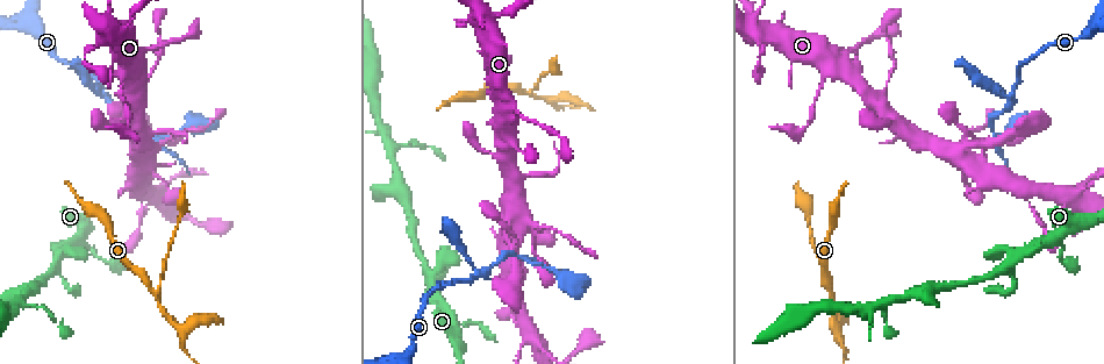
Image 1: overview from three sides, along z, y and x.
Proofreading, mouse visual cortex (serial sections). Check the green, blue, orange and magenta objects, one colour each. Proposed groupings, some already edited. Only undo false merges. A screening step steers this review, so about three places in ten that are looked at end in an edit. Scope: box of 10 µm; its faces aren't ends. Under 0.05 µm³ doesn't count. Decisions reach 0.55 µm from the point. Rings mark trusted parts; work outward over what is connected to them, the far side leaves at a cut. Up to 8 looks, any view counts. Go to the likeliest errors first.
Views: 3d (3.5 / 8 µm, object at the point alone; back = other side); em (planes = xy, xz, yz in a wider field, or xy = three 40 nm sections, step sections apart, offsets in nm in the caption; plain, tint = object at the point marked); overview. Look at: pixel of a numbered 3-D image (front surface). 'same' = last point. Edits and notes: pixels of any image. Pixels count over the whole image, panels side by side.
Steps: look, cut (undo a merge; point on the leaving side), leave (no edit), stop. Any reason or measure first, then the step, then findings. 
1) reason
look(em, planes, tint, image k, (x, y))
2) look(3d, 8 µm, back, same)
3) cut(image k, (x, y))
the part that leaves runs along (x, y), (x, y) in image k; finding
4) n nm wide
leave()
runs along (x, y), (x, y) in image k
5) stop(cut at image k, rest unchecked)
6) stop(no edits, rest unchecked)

side arm on a straight run
look(em, planes, tint, image 1, (156, 292))

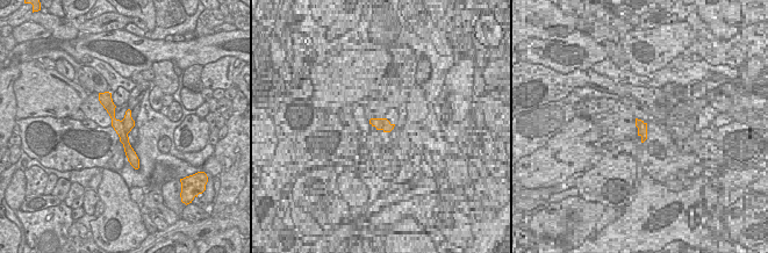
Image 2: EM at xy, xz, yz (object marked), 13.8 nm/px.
look(3d, 3.5 µm, same)

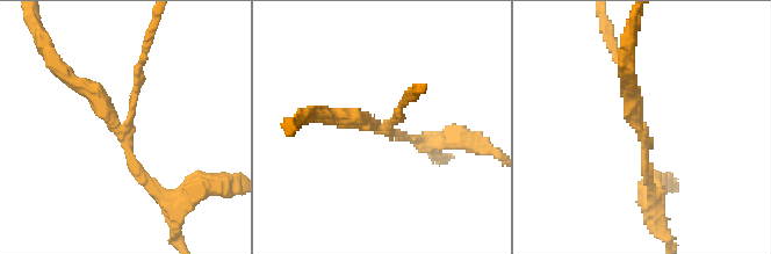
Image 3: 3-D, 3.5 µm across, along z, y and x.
220 nm wide
cut(image 3, (137, 85))
border along (122, 120), (127, 134) in image 2; a second cell is stuck on

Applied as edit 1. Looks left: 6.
look(overview)

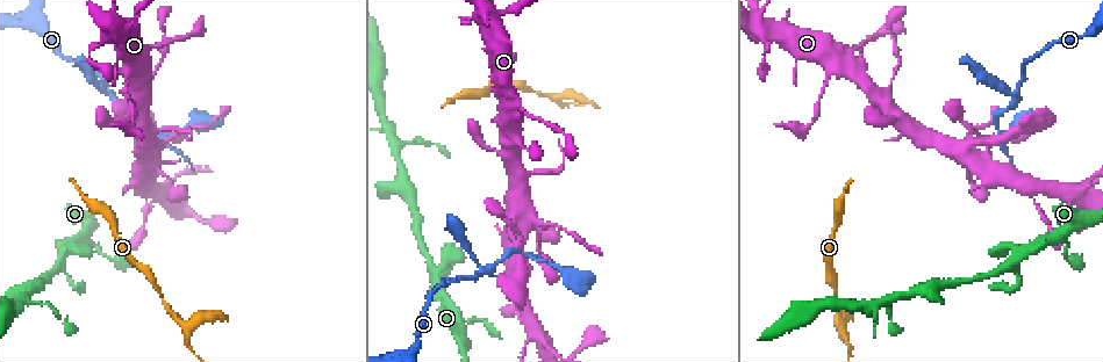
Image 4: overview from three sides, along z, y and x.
abrupt turn
look(3d, 3.5 µm, image 4, (1019, 88))

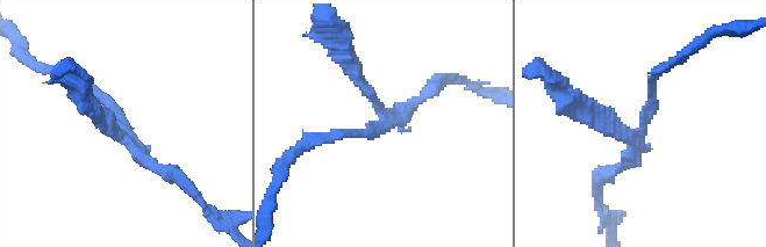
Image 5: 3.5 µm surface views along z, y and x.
3 arms; arms of 150, 150, 200 nm; now the EM
look(em, planes, tint, image 5, (644, 125))

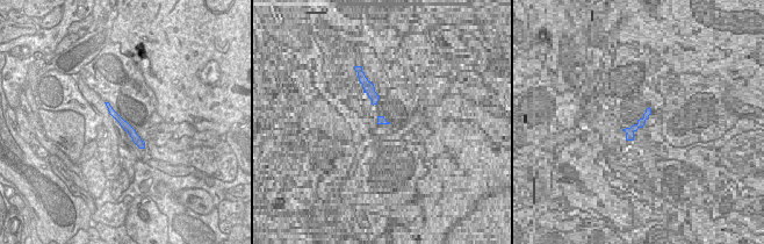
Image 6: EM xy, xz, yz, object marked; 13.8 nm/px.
leave()
runs along (66, 73), (170, 173) in image 5; continuous, no second cell

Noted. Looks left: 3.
a fork
look(3d, 8 µm, image 4, (873, 303))

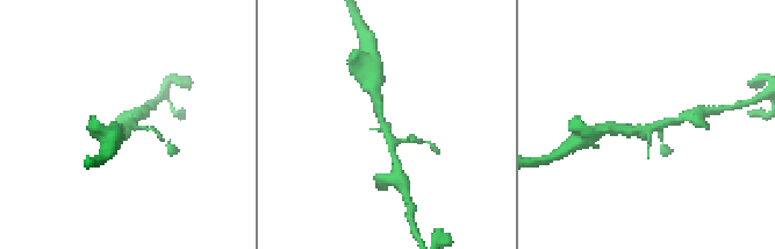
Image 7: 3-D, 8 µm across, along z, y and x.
closer look
look(3d, 3.5 µm, same)

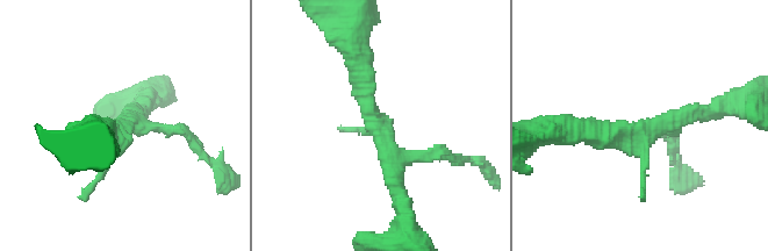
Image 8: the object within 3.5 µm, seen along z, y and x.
now the EM
look(em, planes, tint, image 8, (118, 133))

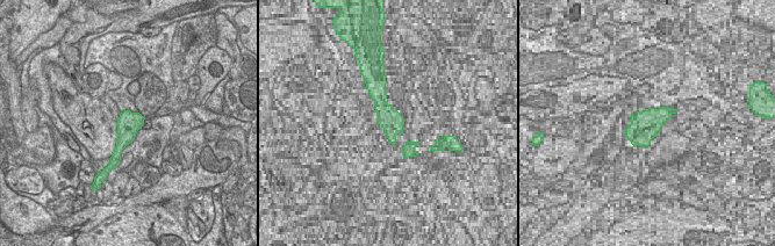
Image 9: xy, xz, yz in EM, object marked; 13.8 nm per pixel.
320 nm wide
leave()
runs along (401, 196), (368, 110), (358, 59) in image 8; one cell here

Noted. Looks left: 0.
stop(cut at image 3, rest unchecked)

